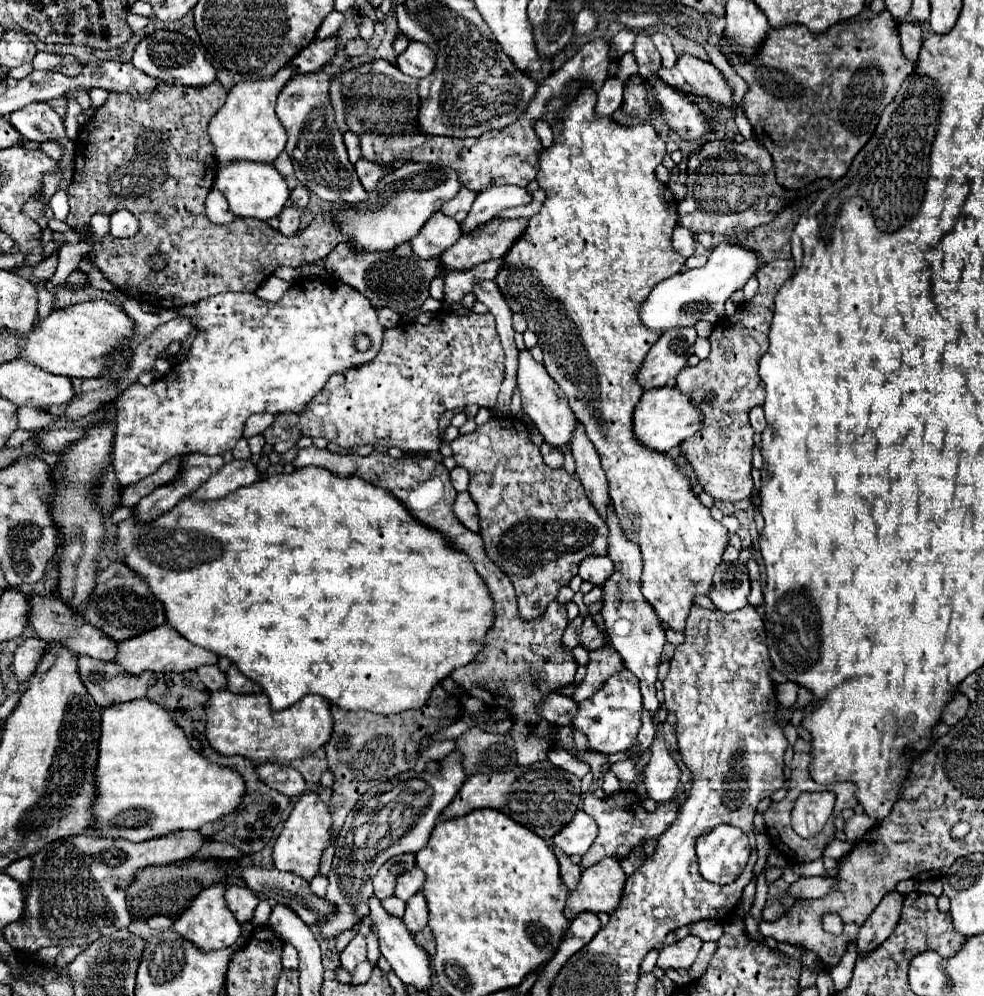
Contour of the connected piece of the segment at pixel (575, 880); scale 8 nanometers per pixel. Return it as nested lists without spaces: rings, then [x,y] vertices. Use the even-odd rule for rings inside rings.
[[[555,848],[553,852],[555,852],[557,860],[559,860],[559,870],[561,870],[561,882],[563,882],[565,890],[567,890],[567,892],[575,890],[575,886],[579,884],[579,878],[581,878],[581,868],[579,868],[577,864],[573,864],[573,862],[569,860],[569,856],[567,856],[565,852],[561,852],[561,850],[557,850],[557,848]]]

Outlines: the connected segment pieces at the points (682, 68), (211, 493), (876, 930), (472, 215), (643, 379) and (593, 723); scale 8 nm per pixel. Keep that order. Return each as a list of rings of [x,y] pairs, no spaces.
[[[681,54],[673,68],[661,68],[657,75],[679,90],[695,96],[709,96],[721,106],[733,106],[731,88],[727,86],[721,72],[713,64],[693,54]]]
[[[249,458],[233,460],[233,462],[225,464],[219,472],[215,472],[199,490],[191,492],[191,496],[197,500],[217,500],[241,486],[251,486],[259,478],[261,478],[261,474]]]
[[[891,892],[883,896],[881,904],[875,908],[875,912],[867,918],[867,922],[859,930],[859,936],[857,936],[859,954],[877,948],[885,938],[889,938],[889,934],[899,924],[903,901],[904,896],[901,896],[899,892]]]
[[[493,186],[489,190],[483,190],[477,194],[471,206],[471,212],[467,214],[465,222],[461,224],[463,234],[473,232],[477,226],[495,218],[505,208],[521,206],[529,202],[531,202],[531,194],[519,186]]]
[[[675,328],[665,332],[645,356],[639,368],[639,386],[643,392],[663,386],[673,386],[675,376],[687,366],[687,356],[693,352],[697,338],[695,328]]]
[[[627,668],[619,674],[613,674],[605,686],[595,692],[591,698],[579,702],[579,712],[573,718],[573,728],[579,728],[587,734],[589,746],[603,754],[613,754],[619,750],[627,750],[637,742],[637,732],[641,728],[639,712],[643,710],[639,680]]]

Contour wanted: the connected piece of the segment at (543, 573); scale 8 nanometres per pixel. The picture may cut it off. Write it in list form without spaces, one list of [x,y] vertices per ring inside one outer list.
[[[493,416],[475,432],[455,438],[451,450],[457,466],[471,474],[469,494],[479,508],[479,534],[485,542],[487,556],[511,578],[517,592],[519,616],[525,622],[539,618],[547,604],[557,598],[559,588],[567,586],[577,574],[577,566],[583,558],[607,554],[609,530],[603,518],[599,518],[599,512],[591,506],[579,476],[569,474],[565,468],[549,468],[543,462],[539,446],[531,442],[525,422],[515,416]]]

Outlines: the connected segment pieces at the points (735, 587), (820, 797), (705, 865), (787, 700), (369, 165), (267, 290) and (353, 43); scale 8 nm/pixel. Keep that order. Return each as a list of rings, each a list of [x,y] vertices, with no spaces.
[[[721,562],[713,576],[715,590],[711,592],[713,604],[721,612],[735,612],[745,608],[749,596],[749,574],[741,562]]]
[[[803,792],[793,808],[793,828],[801,838],[817,836],[835,806],[831,792]]]
[[[721,824],[697,838],[697,858],[705,880],[733,882],[749,860],[749,842],[739,828]]]
[[[785,682],[785,684],[777,684],[775,692],[777,692],[777,700],[783,706],[793,706],[795,698],[797,698],[797,684],[795,682]]]
[[[361,158],[361,160],[355,164],[355,170],[357,170],[357,176],[359,176],[359,180],[361,180],[361,184],[363,184],[365,190],[375,188],[377,180],[383,176],[383,168],[377,166],[375,162],[367,162],[365,158]]]
[[[271,276],[259,290],[257,290],[257,296],[261,296],[263,300],[279,300],[283,298],[283,294],[289,290],[291,282],[287,280],[281,280],[277,276]]]
[[[355,38],[355,40],[349,40],[349,42],[345,44],[345,52],[347,52],[349,56],[363,56],[365,50],[367,50],[367,42],[365,42],[363,38]]]

